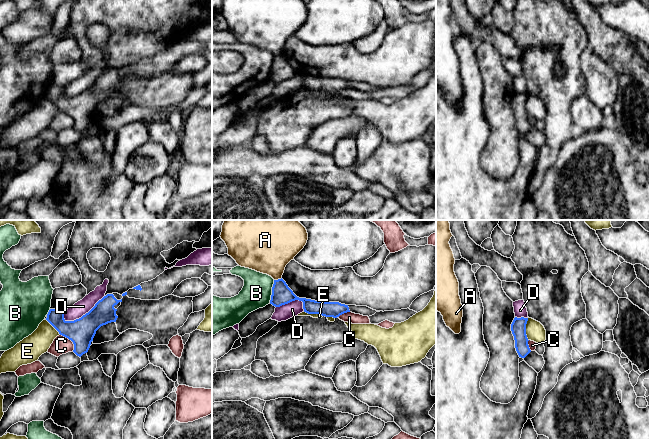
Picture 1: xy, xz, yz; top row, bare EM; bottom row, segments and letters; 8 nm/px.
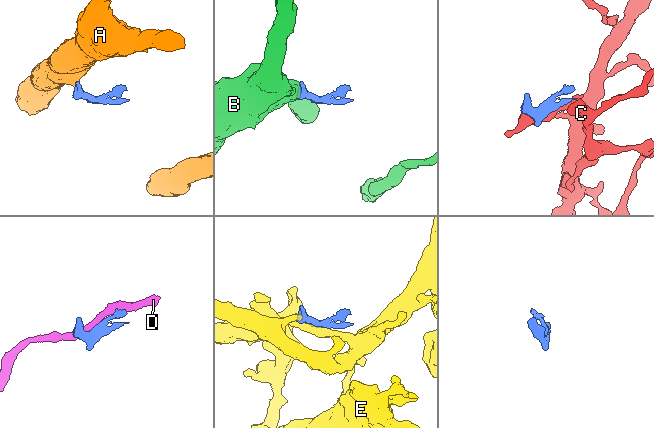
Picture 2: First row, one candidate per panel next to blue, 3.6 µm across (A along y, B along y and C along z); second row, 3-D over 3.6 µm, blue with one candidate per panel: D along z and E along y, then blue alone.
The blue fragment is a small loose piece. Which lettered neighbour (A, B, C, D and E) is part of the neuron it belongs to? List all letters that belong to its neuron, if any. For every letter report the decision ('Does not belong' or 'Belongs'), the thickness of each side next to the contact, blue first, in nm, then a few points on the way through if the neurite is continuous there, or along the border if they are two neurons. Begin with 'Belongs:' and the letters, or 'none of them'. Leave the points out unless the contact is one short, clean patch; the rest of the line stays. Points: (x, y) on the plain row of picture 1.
Belongs: none of them
A: Does not belong. Thickness 160 nm (blue) against 380 nm. Boundary: xz (281, 53), (274, 56)
B: Does not belong. Thickness 160 nm (blue) against 240 nm. Boundary: xz (274, 56), (269, 78)
C: Does not belong. Thickness 220 nm (blue) against 140 nm
D: Does not belong. Thickness 220 nm (blue) against 120 nm
E: Does not belong. Thickness 130 nm (blue) against 160 nm

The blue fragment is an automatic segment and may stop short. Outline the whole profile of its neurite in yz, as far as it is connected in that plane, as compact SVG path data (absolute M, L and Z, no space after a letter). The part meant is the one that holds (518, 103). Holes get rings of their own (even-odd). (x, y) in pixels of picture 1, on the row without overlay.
M515 93L511 100L511 107L514 112L515 124L519 133L523 134L530 143L539 149L542 146L545 137L542 131L539 131L536 127L531 127L529 124L529 116L526 111L527 97L528 94Z

